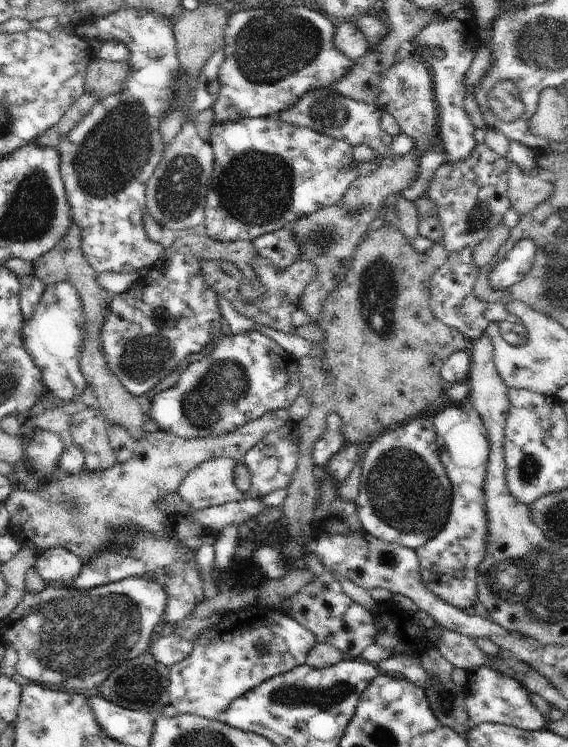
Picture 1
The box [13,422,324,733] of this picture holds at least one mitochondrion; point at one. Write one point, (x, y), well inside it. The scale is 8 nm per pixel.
(78, 636)

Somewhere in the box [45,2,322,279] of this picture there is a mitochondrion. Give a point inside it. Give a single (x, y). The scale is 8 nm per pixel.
(114, 151)

